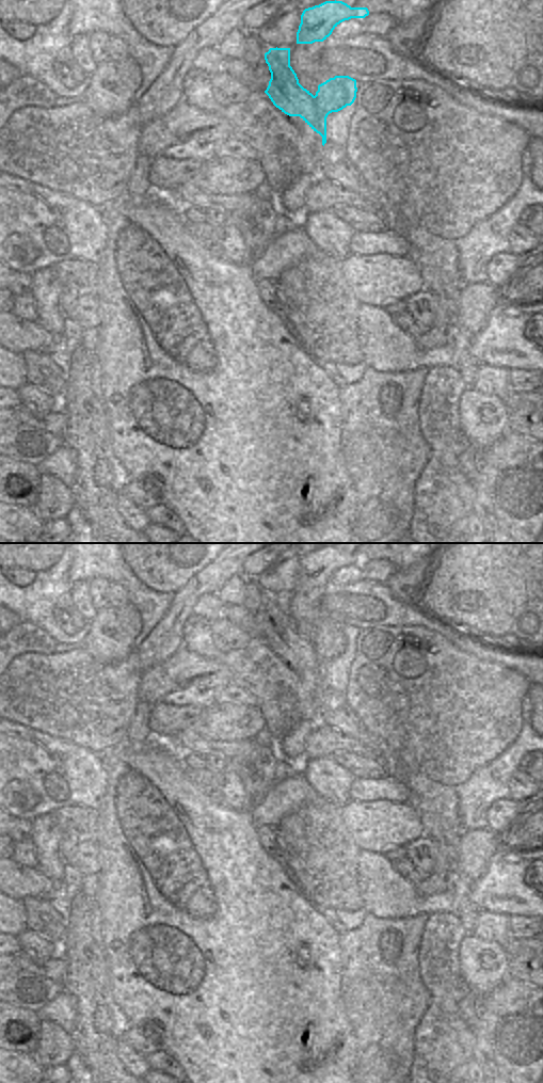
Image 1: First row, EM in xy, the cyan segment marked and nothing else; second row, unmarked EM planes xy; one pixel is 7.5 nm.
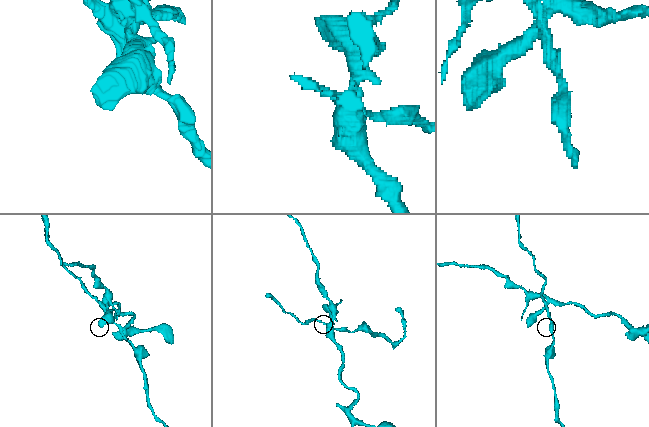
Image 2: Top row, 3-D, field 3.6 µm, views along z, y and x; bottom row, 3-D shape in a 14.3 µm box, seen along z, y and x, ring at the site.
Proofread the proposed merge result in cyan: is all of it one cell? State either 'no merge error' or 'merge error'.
merge error

